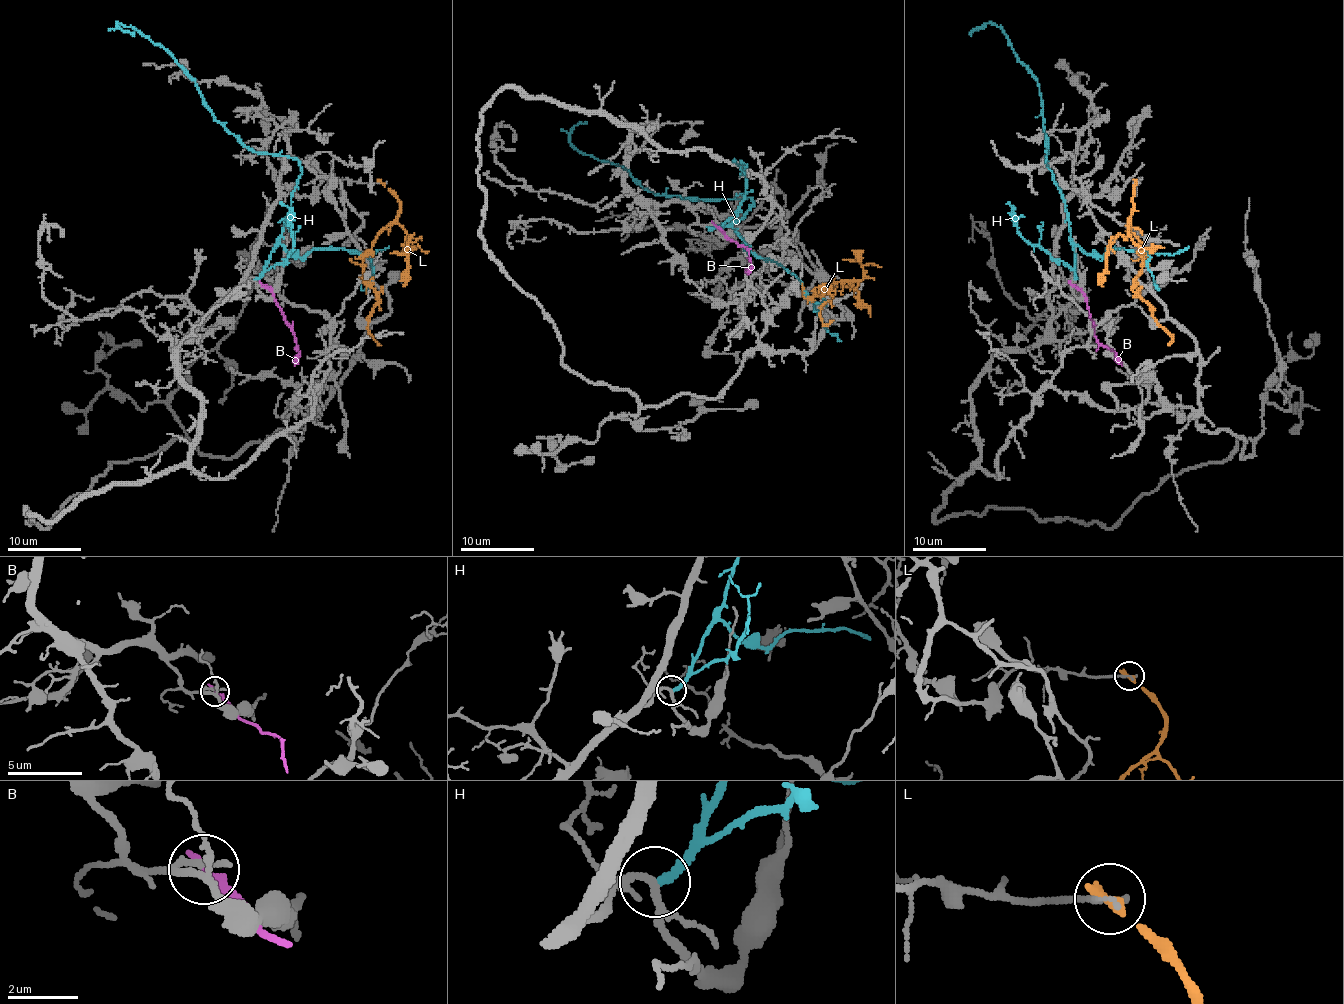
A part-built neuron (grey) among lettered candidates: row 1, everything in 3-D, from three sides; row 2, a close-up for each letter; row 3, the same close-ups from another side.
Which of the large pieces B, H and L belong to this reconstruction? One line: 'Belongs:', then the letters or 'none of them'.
Belongs: none of them

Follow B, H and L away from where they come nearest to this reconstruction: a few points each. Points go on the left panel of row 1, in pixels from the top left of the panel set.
B: (263, 286), (274, 295), (298, 347), (298, 362), (294, 365)
H: (255, 279), (302, 168), (248, 150), (167, 52), (117, 23), (134, 35)
L: (383, 183), (397, 200), (399, 214), (372, 246), (362, 273), (379, 301), (368, 332), (381, 345)

